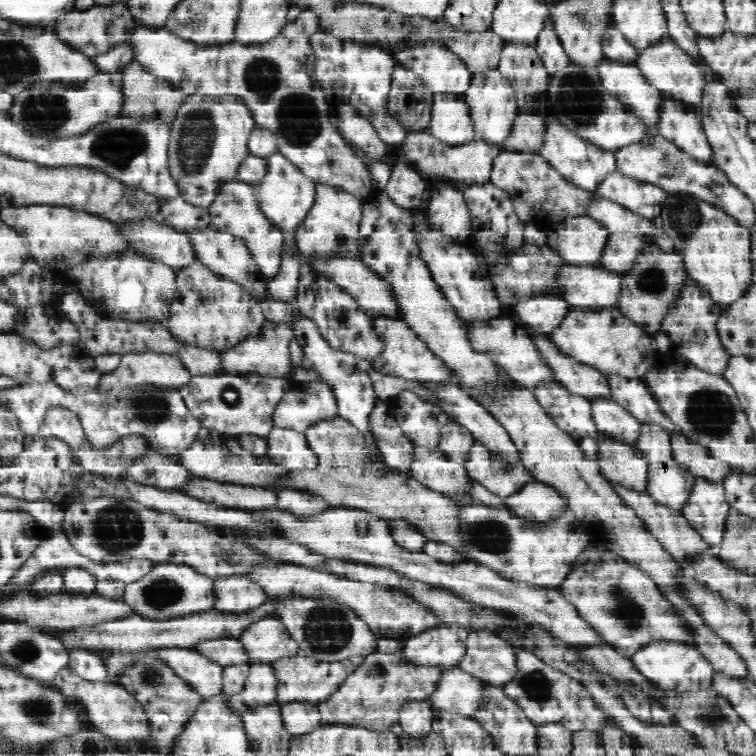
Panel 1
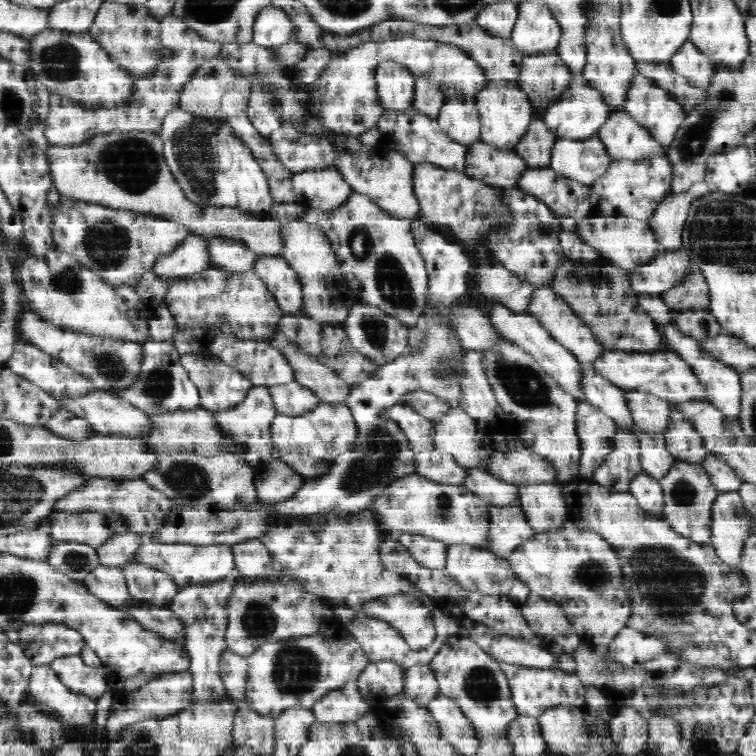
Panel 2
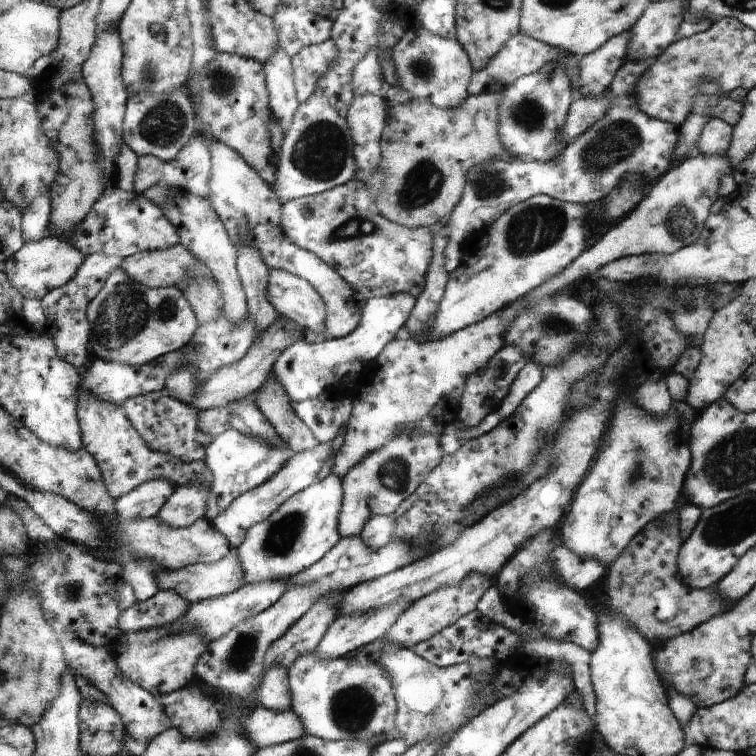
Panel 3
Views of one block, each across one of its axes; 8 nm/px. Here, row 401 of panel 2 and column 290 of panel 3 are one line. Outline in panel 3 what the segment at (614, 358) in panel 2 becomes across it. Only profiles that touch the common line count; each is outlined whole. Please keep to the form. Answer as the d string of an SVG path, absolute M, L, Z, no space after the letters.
M386 637L377 639L352 653L350 657L336 659L320 659L317 648L306 655L301 655L287 668L291 710L301 718L305 733L320 737L326 741L343 739L361 739L370 741L371 746L378 746L382 741L396 737L397 700L393 689L392 677L384 662L387 649L396 651L402 646Z

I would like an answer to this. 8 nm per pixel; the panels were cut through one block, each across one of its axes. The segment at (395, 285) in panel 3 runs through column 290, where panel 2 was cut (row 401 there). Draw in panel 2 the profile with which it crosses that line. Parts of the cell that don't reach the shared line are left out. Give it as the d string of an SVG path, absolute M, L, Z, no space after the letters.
M209 351L184 354L181 356L181 365L188 371L191 381L195 383L200 392L201 402L199 406L206 408L211 413L238 406L253 387L252 381L247 376L232 368L232 366L224 364Z

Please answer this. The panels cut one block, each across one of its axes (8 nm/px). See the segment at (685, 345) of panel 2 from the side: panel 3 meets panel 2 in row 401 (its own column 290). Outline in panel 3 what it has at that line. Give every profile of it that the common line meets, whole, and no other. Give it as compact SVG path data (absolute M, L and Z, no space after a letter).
M257 705L242 726L250 740L254 740L252 744L256 750L294 741L306 735L303 721L291 709L274 711Z

